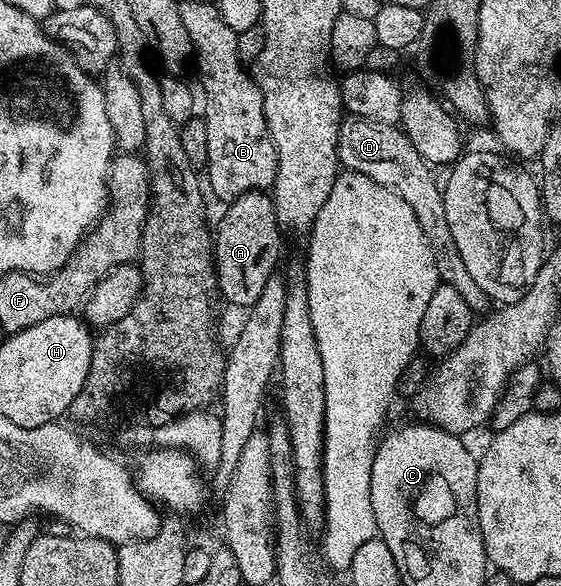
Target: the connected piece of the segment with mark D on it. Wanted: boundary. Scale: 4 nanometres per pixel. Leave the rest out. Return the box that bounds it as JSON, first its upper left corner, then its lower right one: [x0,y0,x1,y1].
[336,118,490,314]

